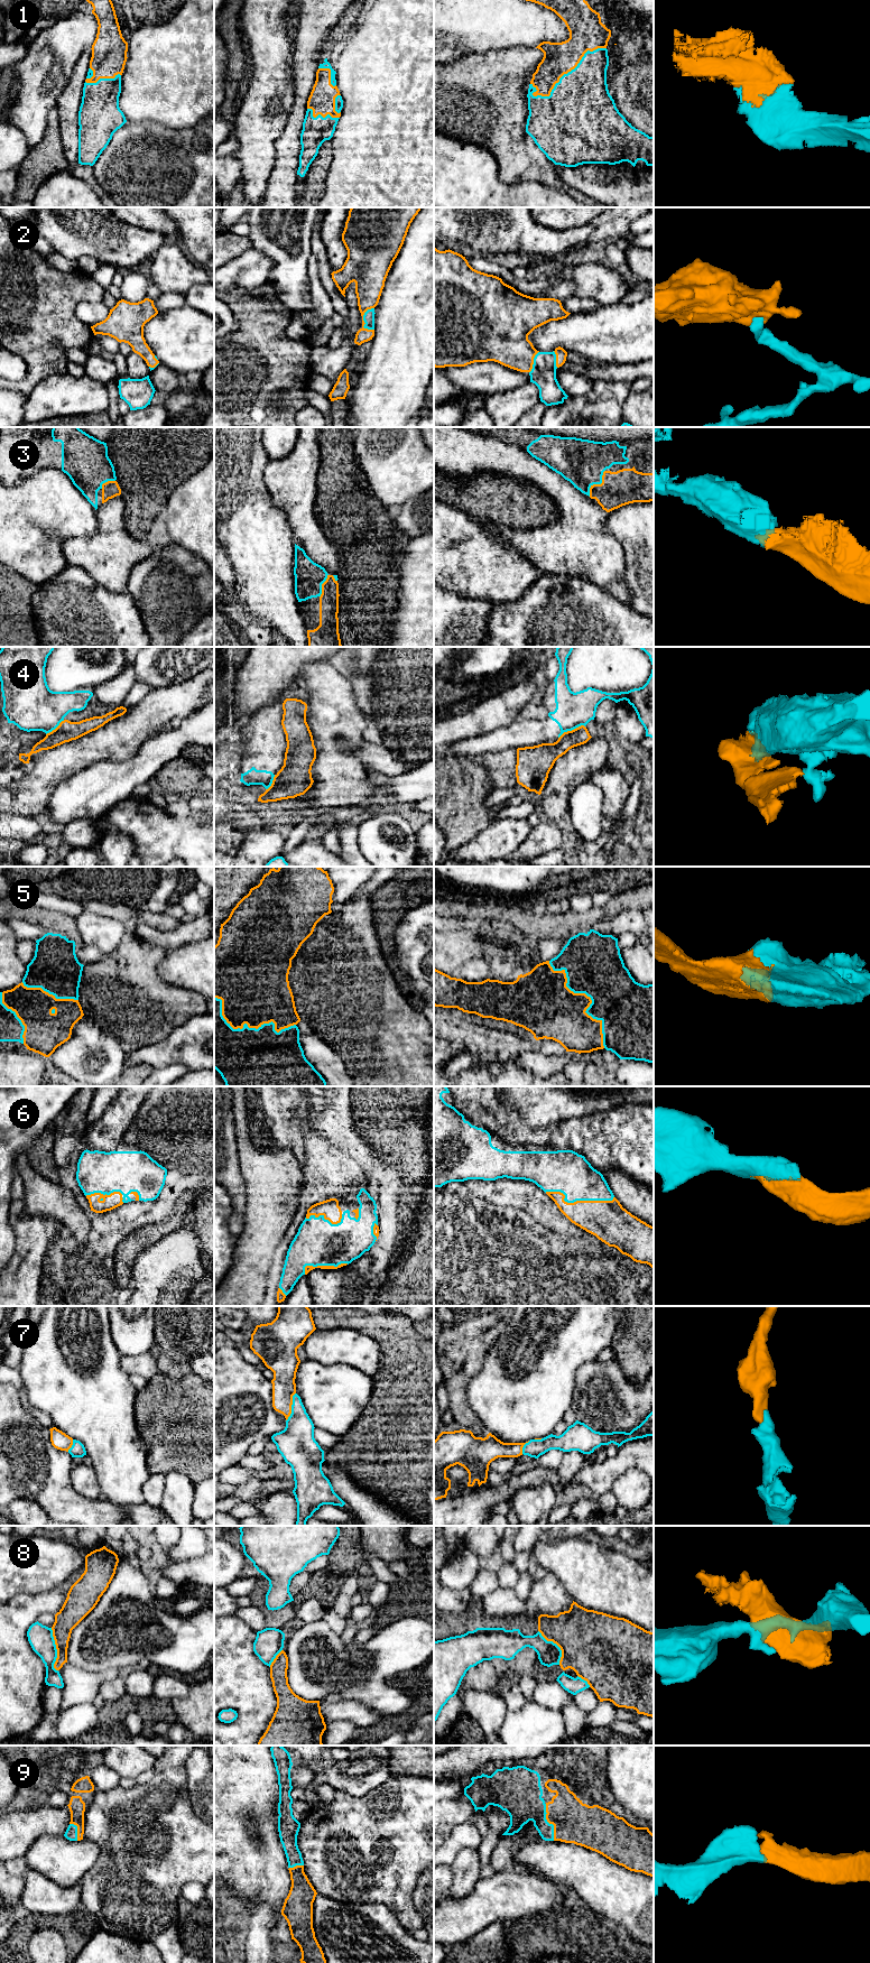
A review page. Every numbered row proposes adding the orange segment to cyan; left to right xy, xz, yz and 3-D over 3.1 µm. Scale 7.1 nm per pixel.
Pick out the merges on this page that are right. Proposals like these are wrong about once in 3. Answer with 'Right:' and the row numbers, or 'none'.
Right: 1, 2, 3, 5, 6, 7, 9

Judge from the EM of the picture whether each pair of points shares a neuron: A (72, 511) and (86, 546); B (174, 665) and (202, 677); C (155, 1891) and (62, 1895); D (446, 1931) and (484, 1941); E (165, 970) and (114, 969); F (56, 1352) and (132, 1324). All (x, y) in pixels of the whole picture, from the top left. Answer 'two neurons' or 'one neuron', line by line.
A: two neurons
B: two neurons
C: two neurons
D: two neurons
E: two neurons
F: two neurons

